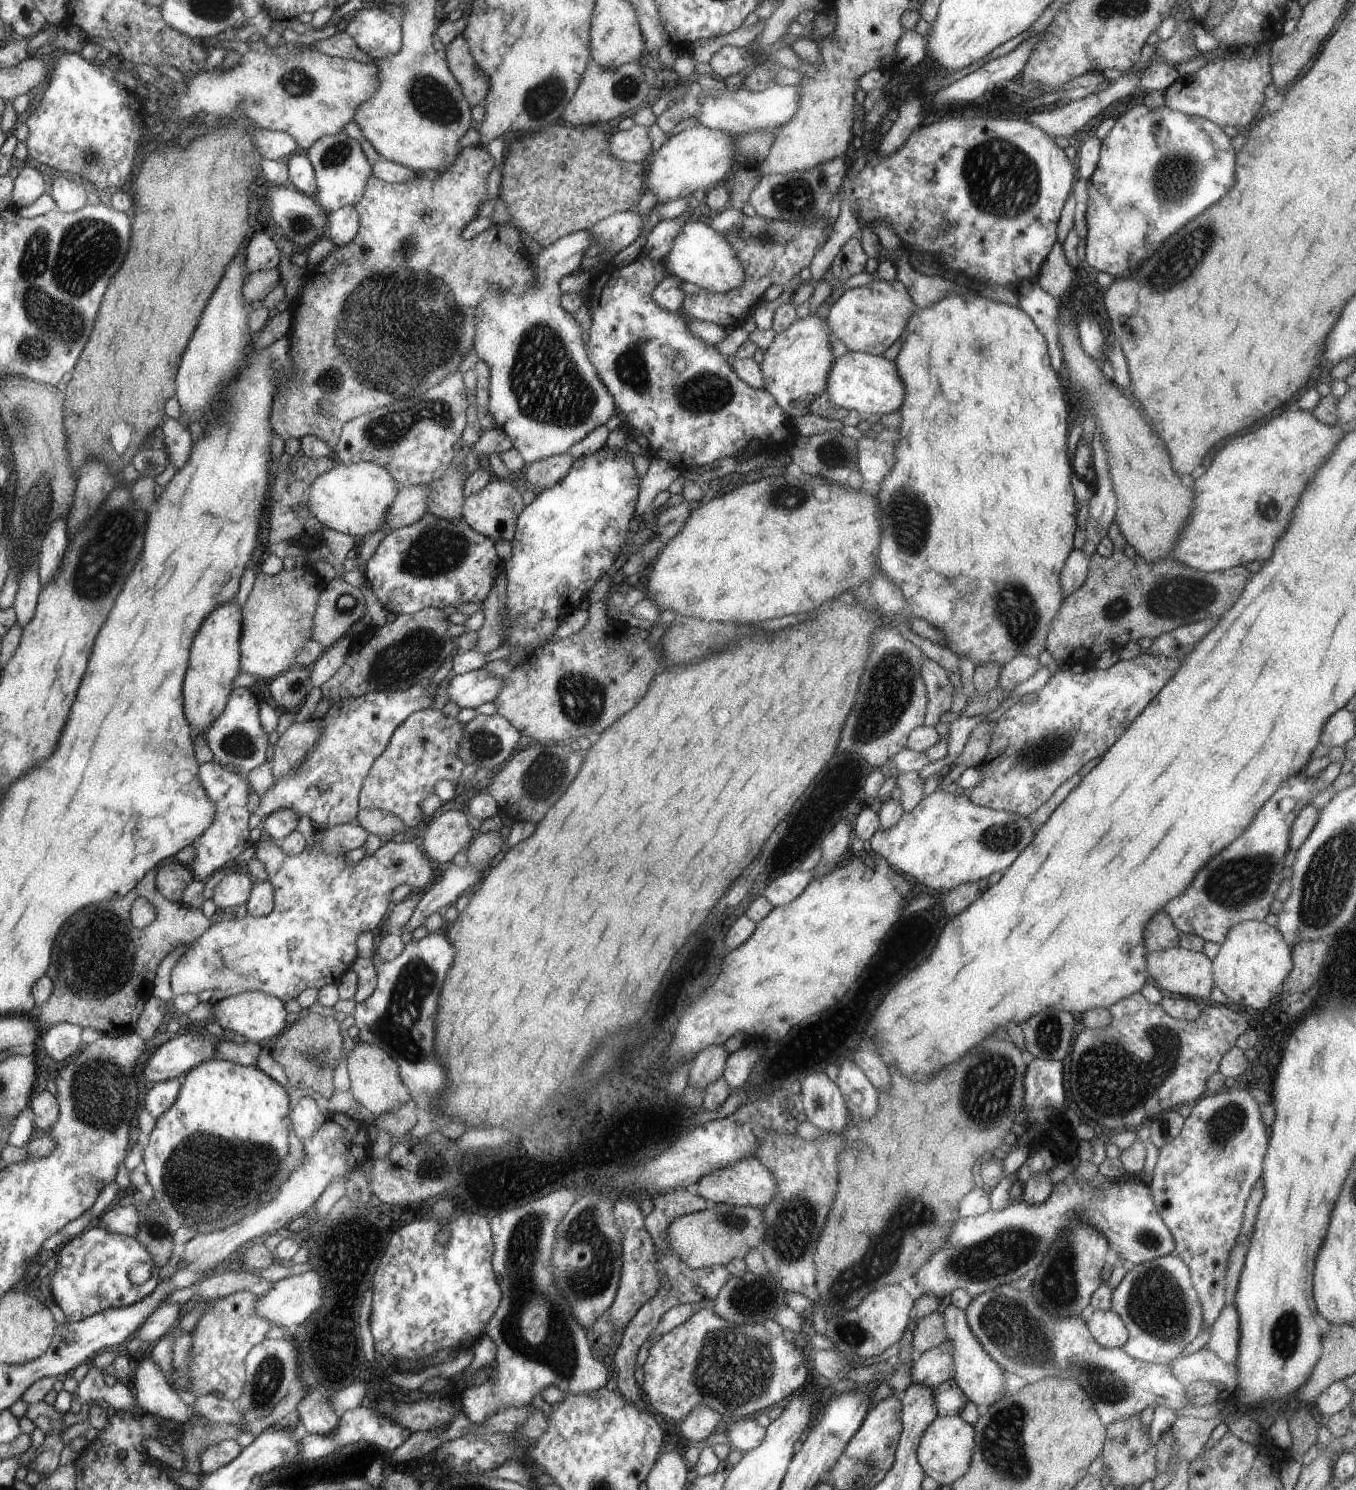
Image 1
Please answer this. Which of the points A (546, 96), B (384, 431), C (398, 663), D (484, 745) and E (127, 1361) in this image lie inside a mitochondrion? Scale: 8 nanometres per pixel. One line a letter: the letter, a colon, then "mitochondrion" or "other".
A: mitochondrion
B: mitochondrion
C: mitochondrion
D: mitochondrion
E: other

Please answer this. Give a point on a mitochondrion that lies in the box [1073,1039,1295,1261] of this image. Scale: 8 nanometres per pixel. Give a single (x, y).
(1223, 1125)

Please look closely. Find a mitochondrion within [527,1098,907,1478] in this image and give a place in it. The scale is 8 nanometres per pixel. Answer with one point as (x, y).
(732, 1366)

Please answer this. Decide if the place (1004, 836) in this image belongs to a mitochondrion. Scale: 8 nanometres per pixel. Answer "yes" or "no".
yes

